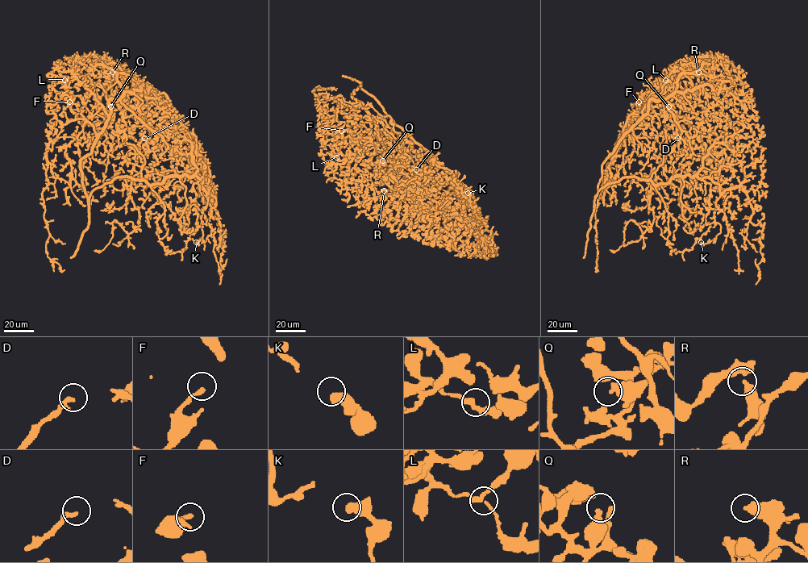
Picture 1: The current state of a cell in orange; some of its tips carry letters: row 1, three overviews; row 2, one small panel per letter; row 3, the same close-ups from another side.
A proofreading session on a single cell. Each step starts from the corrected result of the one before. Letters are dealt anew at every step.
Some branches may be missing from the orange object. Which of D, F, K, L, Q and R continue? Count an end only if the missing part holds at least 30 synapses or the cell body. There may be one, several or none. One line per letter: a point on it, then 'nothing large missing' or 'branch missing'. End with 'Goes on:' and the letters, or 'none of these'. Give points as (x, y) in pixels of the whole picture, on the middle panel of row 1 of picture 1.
D: at (416, 169); nothing large missing
F: at (341, 131); nothing large missing
K: at (468, 193); nothing large missing
L: at (336, 157); nothing large missing
Q: at (382, 160); nothing large missing
R: at (384, 190); nothing large missing
Goes on: none of these

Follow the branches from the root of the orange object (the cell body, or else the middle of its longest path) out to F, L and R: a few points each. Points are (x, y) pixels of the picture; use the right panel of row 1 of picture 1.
F: (601, 188), (595, 197), (602, 164), (622, 137), (626, 121), (630, 121), (639, 108), (639, 102)
L: (601, 188), (595, 197), (602, 164), (622, 137), (626, 118), (637, 114), (644, 105), (652, 82), (665, 80)
R: (601, 188), (595, 197), (602, 163), (647, 113), (649, 102), (671, 95), (683, 73), (699, 75), (698, 72)

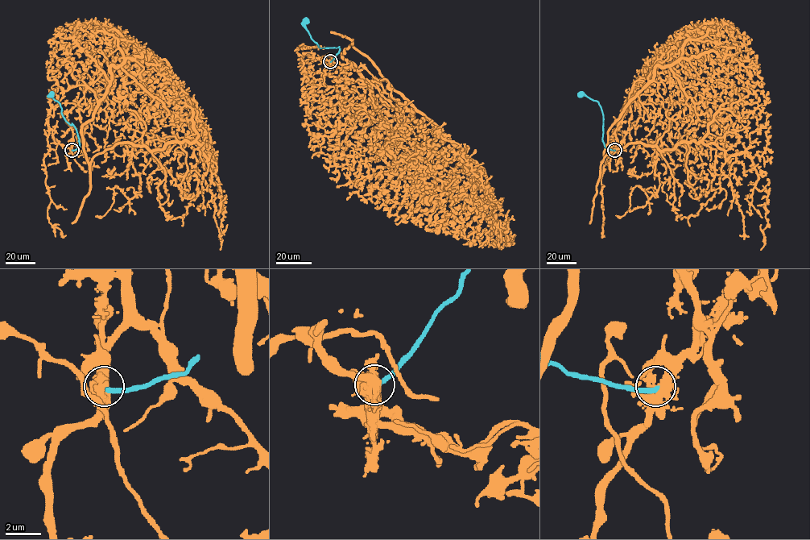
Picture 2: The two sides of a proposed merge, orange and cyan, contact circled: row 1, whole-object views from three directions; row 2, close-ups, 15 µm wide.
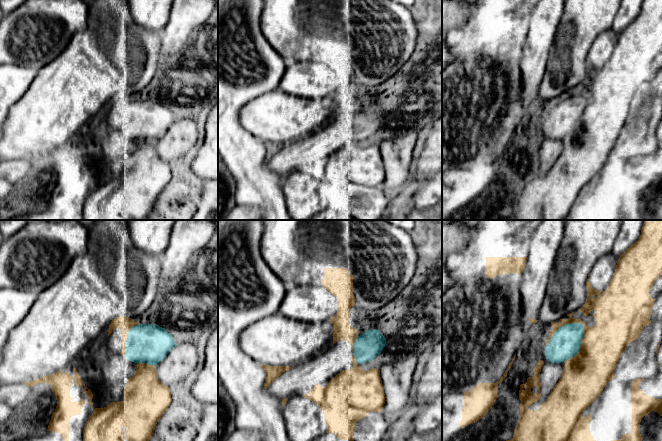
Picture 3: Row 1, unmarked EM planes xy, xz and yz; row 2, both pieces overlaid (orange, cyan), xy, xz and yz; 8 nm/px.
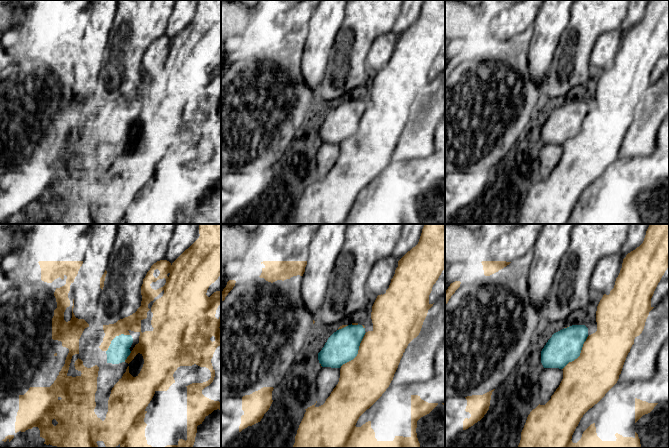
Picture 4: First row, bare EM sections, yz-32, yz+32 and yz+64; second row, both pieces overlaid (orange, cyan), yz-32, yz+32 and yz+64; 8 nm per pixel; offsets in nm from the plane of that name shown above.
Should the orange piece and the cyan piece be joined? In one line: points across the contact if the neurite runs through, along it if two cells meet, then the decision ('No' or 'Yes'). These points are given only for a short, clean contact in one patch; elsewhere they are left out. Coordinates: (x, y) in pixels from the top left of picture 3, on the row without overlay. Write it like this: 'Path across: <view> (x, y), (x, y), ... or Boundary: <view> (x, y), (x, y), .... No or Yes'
No

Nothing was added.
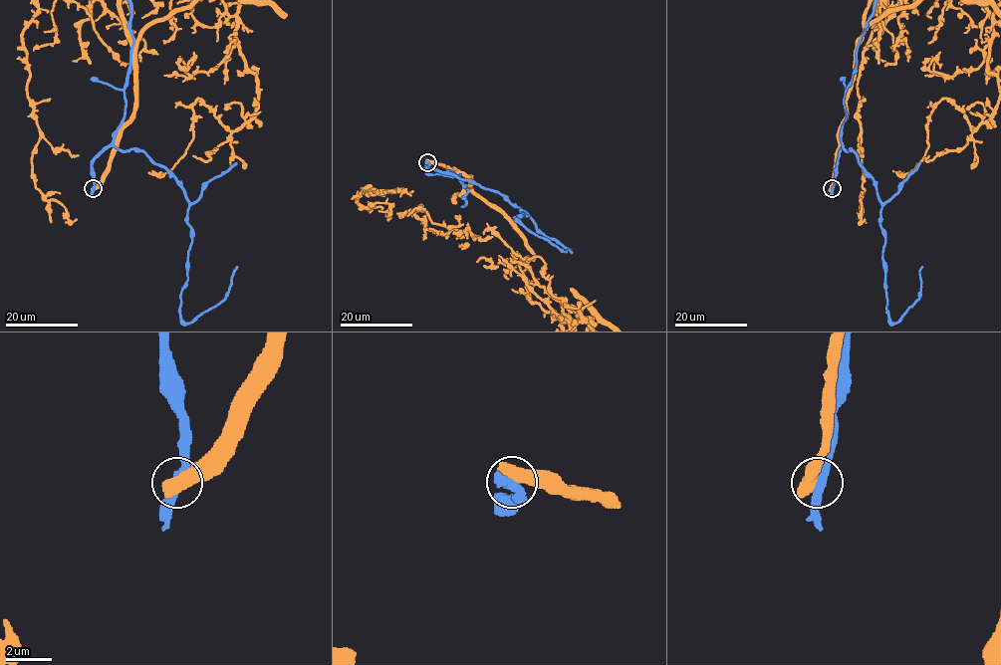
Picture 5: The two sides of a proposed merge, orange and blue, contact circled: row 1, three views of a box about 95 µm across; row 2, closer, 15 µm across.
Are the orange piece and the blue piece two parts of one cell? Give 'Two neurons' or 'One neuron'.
Two neurons

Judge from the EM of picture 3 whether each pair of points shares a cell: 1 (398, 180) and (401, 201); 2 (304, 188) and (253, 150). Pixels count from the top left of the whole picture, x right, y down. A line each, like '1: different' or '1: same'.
1: different
2: different

